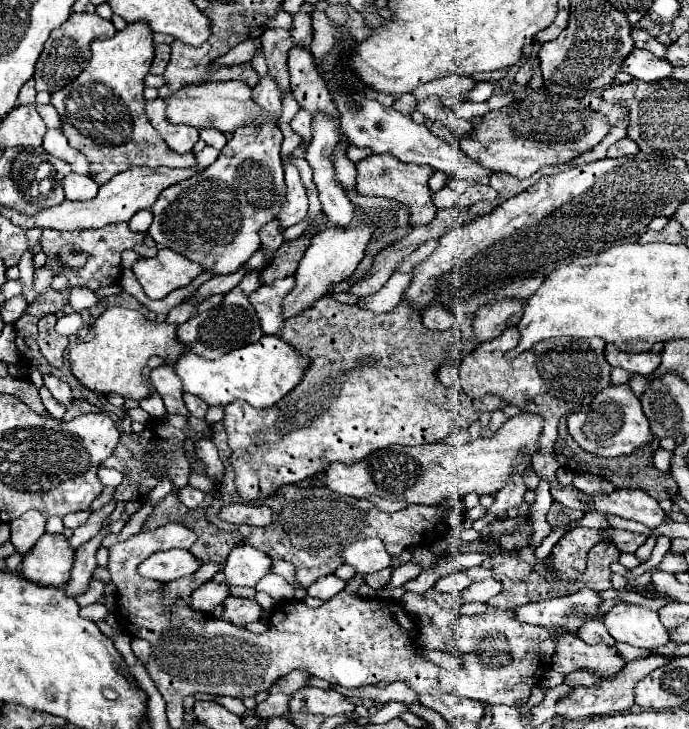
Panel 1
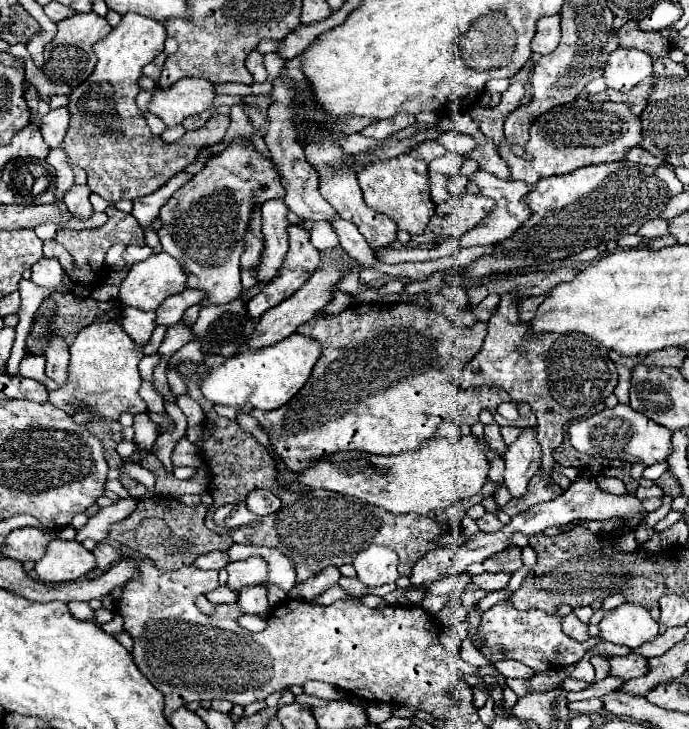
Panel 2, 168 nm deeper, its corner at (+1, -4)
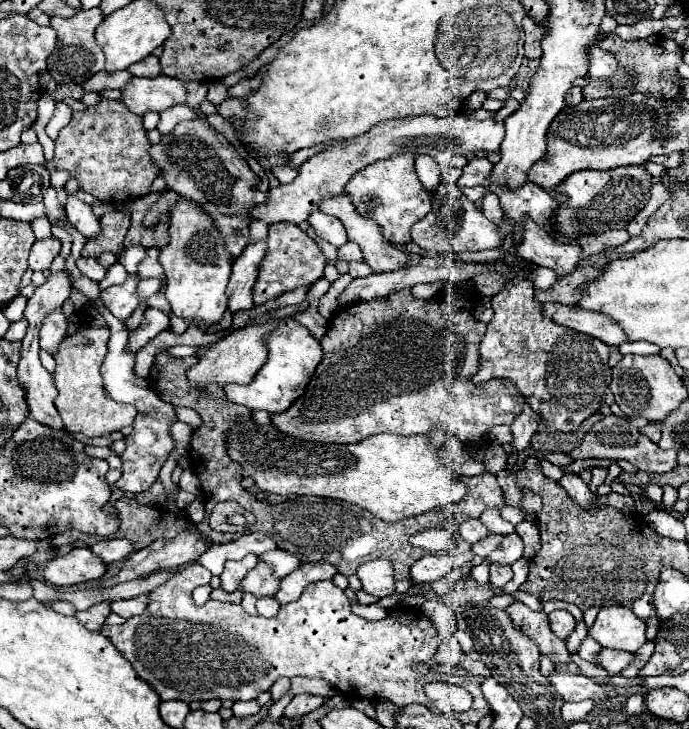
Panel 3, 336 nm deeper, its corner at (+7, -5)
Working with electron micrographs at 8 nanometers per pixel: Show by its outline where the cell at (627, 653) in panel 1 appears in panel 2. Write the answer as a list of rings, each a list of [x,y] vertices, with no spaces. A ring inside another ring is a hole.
[[[499,601],[489,611],[485,611],[485,615],[481,619],[479,633],[483,635],[481,653],[489,661],[501,661],[501,659],[507,657],[507,659],[515,659],[515,661],[521,661],[521,663],[529,665],[537,673],[549,671],[553,667],[559,669],[559,667],[573,665],[579,659],[583,659],[585,653],[593,645],[597,645],[603,640],[599,636],[591,637],[585,643],[573,641],[573,639],[565,637],[565,633],[561,631],[561,617],[559,615],[547,615],[547,613],[543,613],[539,609],[517,611],[511,605],[511,601]]]

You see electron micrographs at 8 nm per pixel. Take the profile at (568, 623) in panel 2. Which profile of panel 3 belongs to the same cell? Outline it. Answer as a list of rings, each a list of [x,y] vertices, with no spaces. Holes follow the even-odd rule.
[[[555,610],[549,614],[549,624],[551,630],[555,632],[555,636],[567,640],[571,636],[571,632],[575,630],[575,618],[567,612],[567,610]]]

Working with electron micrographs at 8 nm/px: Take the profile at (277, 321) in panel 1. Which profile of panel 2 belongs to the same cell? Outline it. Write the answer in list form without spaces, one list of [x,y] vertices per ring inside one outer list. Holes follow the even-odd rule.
[[[289,225],[289,227],[287,227],[287,233],[289,233],[289,251],[287,251],[287,257],[285,257],[285,261],[283,261],[279,273],[263,287],[261,293],[257,293],[257,295],[247,303],[247,311],[249,311],[249,315],[255,317],[255,319],[259,319],[267,309],[279,305],[283,299],[291,297],[291,295],[319,269],[319,265],[321,265],[321,255],[319,255],[319,251],[311,245],[307,229],[297,227],[297,225]]]

